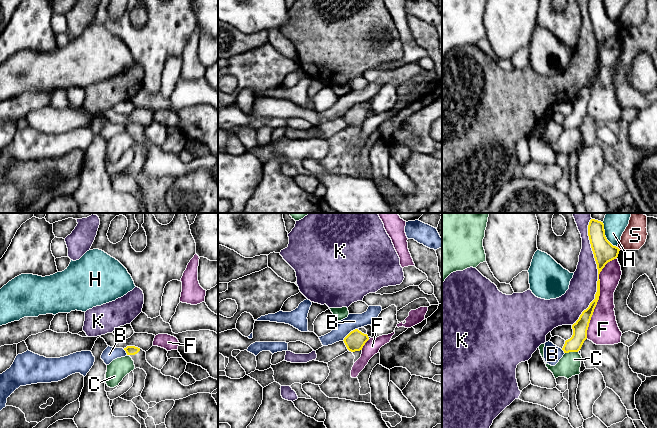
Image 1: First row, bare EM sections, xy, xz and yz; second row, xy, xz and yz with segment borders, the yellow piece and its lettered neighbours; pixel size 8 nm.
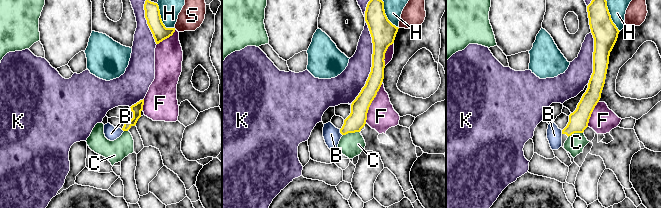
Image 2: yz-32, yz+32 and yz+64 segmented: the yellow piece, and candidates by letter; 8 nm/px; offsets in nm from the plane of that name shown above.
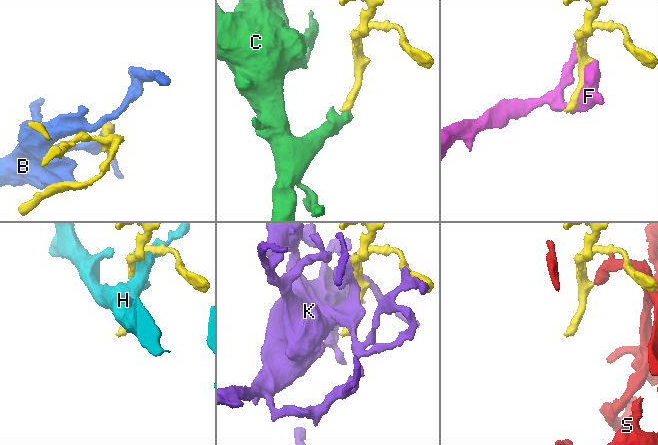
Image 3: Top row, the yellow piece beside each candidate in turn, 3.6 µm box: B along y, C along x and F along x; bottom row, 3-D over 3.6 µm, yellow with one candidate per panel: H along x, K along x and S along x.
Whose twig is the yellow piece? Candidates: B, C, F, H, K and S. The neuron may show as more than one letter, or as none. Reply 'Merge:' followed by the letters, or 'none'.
Merge: none

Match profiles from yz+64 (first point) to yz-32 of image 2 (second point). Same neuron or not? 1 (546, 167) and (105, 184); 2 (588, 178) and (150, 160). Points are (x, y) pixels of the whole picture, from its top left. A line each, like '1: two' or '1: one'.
1: one
2: one

